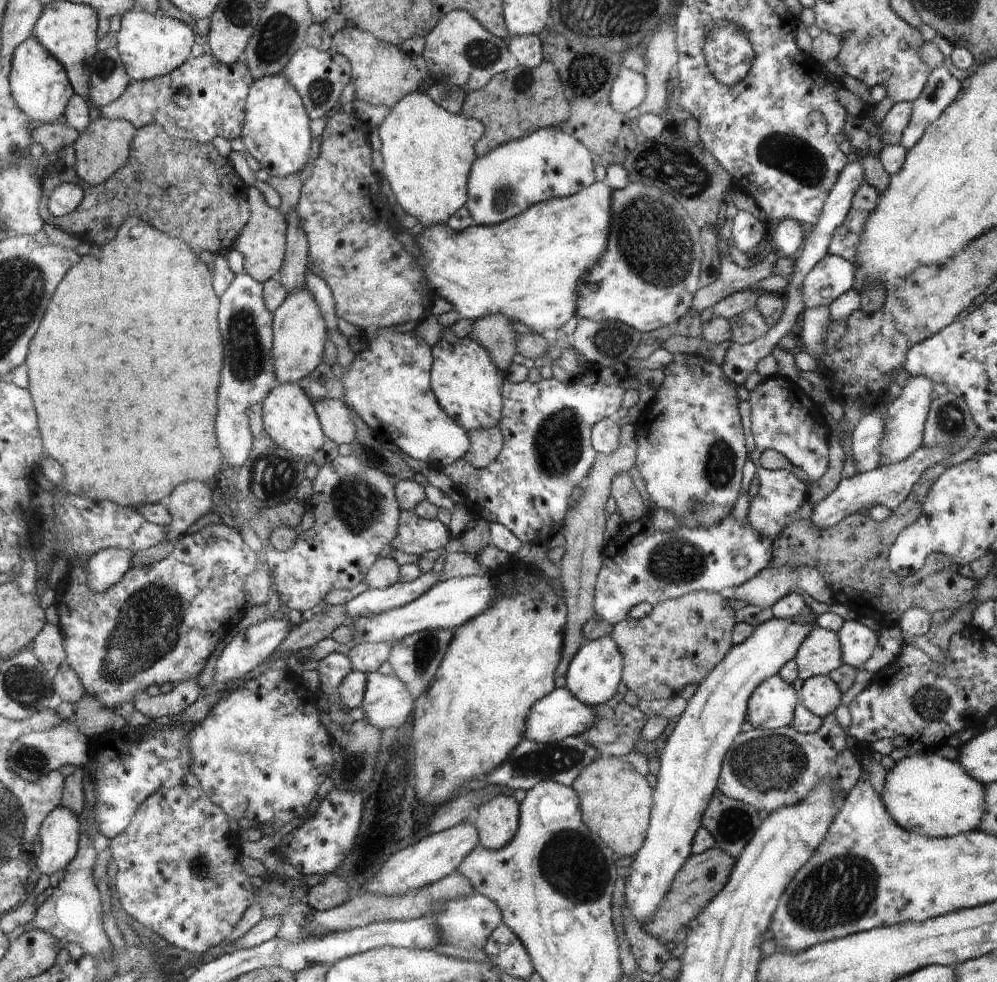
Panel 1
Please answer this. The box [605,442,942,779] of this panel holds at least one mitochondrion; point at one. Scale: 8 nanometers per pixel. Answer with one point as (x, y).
(678, 561)

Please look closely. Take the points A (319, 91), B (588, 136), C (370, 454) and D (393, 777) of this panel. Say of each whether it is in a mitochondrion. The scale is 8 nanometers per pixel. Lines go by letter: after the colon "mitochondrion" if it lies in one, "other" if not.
A: mitochondrion
B: other
C: mitochondrion
D: mitochondrion

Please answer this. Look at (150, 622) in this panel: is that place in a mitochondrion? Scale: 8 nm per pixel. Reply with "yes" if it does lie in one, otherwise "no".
yes

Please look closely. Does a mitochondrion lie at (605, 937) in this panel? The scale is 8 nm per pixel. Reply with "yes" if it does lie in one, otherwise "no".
no

